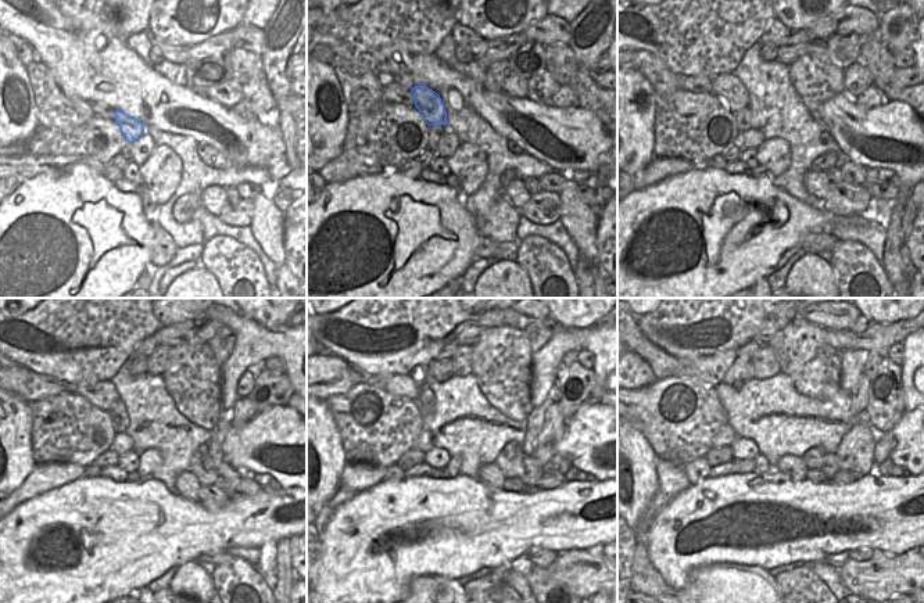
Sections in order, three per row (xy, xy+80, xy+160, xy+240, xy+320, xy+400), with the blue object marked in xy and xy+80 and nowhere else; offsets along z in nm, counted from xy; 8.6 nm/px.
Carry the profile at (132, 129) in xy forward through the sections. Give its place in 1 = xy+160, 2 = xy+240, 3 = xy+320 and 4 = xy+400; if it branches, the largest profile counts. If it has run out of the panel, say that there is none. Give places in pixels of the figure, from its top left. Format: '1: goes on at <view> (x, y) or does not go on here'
1: goes on at xy+160 (726, 86)
2: goes on at xy+240 (101, 395)
3: goes on at xy+320 (396, 384)
4: goes on at xy+400 (663, 366)

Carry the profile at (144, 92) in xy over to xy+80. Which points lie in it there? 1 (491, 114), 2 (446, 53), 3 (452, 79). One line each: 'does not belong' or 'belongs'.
1: belongs
2: does not belong
3: belongs

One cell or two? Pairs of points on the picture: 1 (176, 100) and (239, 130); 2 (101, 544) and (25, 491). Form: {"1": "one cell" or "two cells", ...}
{"1": "one cell", "2": "two cells"}

